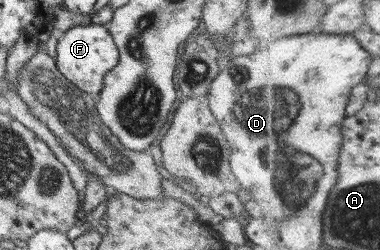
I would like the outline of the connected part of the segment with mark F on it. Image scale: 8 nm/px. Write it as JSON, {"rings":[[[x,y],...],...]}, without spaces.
{"rings":[[[103,24],[73,26],[63,32],[56,43],[55,65],[59,73],[75,87],[87,94],[97,95],[102,88],[104,75],[118,62],[118,51],[112,37]]]}

